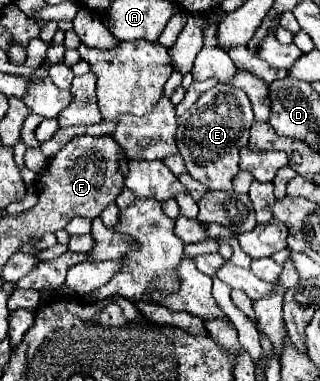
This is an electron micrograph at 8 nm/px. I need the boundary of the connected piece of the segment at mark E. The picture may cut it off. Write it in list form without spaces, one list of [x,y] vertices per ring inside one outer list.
[[[218,84],[204,92],[194,102],[194,108],[190,108],[186,116],[178,118],[176,144],[188,174],[202,182],[208,190],[230,190],[232,178],[240,172],[240,148],[248,144],[252,122],[252,106],[242,90],[228,84]]]

